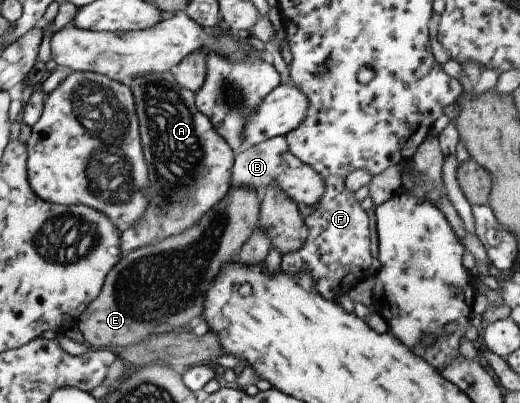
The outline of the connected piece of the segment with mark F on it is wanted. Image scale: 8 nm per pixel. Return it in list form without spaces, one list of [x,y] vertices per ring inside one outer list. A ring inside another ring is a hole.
[[[329,176],[322,179],[323,195],[319,201],[313,205],[313,212],[303,219],[307,230],[307,237],[299,251],[283,255],[280,260],[280,270],[286,276],[298,273],[306,273],[313,282],[314,290],[318,296],[325,301],[335,303],[337,298],[348,295],[349,290],[365,280],[374,276],[375,261],[369,252],[369,234],[367,214],[361,209],[360,202],[355,200],[354,192],[345,189],[344,178],[339,176]]]

